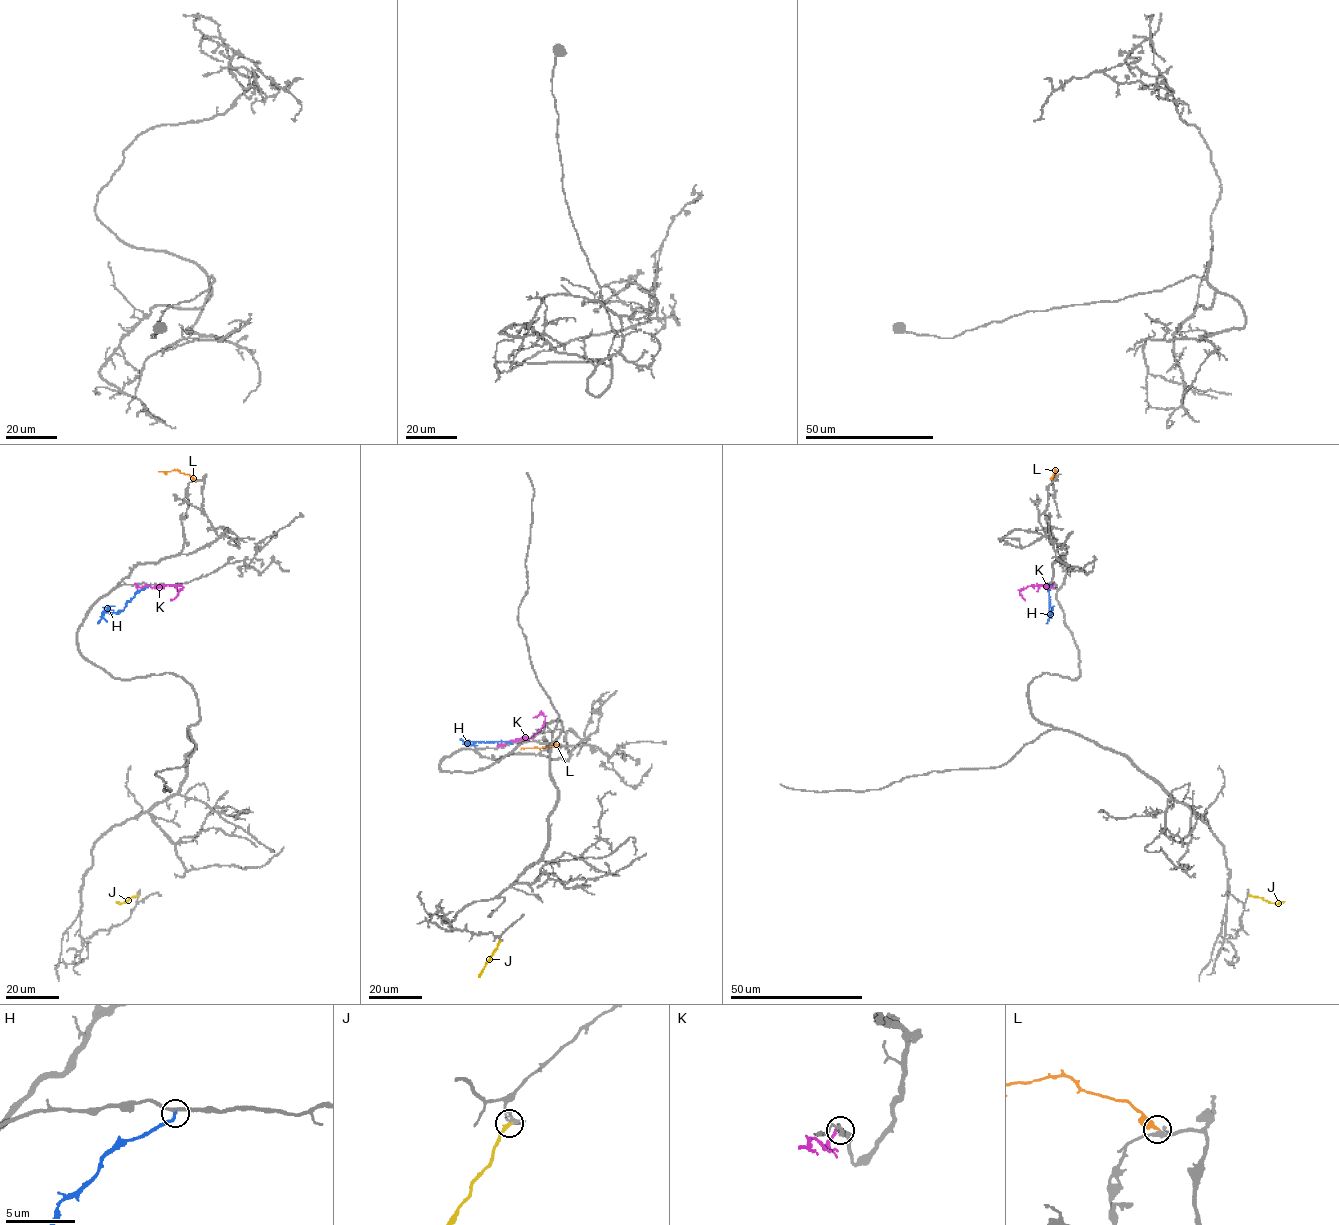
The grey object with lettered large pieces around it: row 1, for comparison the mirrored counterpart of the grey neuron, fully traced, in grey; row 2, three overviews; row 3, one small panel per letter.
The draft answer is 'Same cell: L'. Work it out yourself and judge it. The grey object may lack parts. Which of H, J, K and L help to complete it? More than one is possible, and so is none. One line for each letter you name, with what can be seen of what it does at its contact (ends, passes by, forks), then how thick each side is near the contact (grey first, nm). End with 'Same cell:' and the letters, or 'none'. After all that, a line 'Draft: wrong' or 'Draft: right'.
L: it ends | 260/360 nm
Same cell: L
Draft: right

